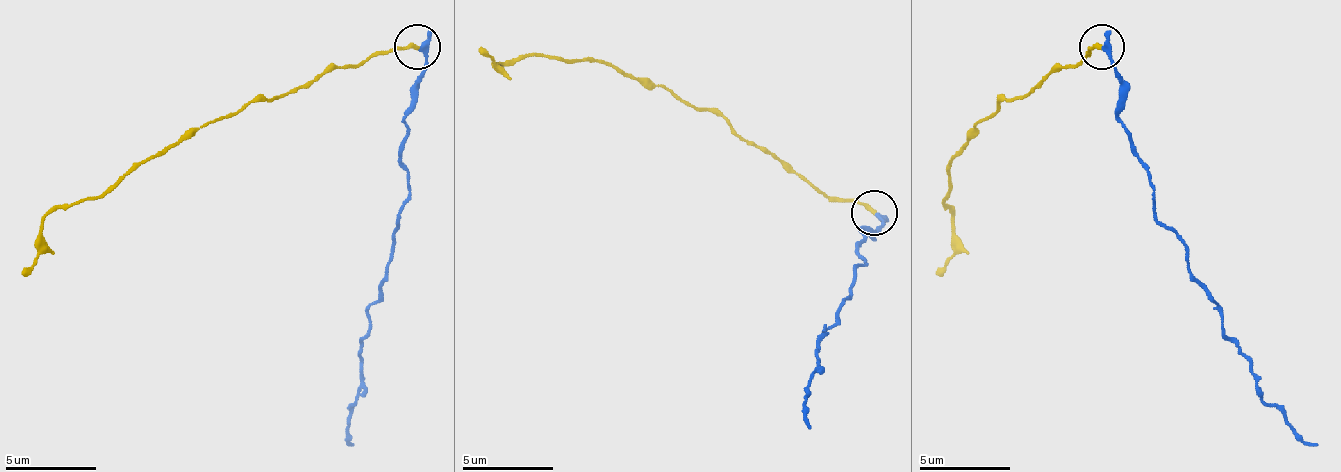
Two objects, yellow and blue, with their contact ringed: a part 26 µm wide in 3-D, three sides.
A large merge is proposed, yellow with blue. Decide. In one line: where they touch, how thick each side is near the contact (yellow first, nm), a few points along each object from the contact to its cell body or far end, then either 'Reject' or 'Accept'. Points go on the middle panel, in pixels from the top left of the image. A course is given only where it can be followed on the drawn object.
Place: (874, 213). Thickness 220 nm (yellow) against 320 nm. Course of yellow: (875, 214), (802, 182), (739, 136), (721, 114), (607, 64), (557, 55), (521, 55), (498, 64), (480, 50). Course of blue: (875, 214), (884, 223), (861, 232), (857, 250), (866, 259), (816, 350), (816, 368), (807, 386), (811, 427). Reject

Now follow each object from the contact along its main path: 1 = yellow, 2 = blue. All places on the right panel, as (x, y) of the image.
1: (1103, 45), (1025, 95), (1003, 100), (953, 155), (944, 195), (944, 205), (953, 223), (953, 255), (939, 277)
2: (1103, 45), (1153, 209), (1184, 245), (1194, 282), (1221, 309), (1221, 332), (1257, 395), (1316, 445)

